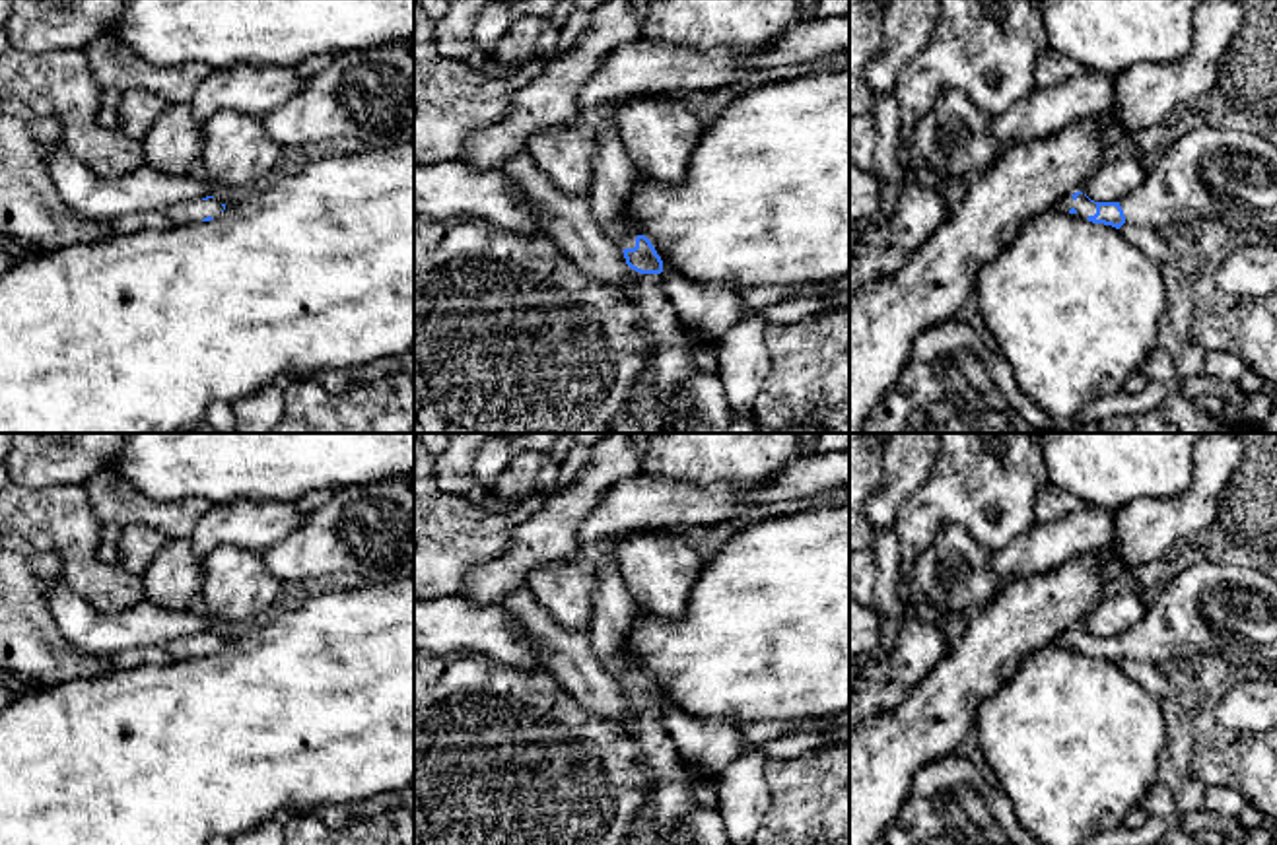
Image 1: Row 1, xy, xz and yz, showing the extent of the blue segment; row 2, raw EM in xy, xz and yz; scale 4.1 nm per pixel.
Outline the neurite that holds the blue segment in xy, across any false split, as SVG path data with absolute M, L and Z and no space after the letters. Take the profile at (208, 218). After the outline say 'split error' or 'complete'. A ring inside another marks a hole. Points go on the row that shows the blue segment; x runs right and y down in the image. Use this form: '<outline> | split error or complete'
M206 196L206 198L179 202L163 212L175 225L185 225L194 221L210 221L218 218L224 210L225 204L222 204L214 196Z | split error

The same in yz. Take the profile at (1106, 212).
M1195 128L1178 136L1145 181L1120 202L1094 202L1079 190L1053 208L1116 229L1127 221L1160 231L1170 223L1205 220L1234 231L1277 235L1277 142L1240 130Z | split error

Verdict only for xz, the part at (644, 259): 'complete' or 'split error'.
split error

